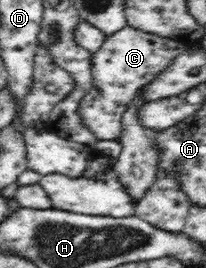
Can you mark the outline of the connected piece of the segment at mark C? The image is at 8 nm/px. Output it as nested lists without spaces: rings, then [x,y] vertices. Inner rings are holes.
[[[125,26],[104,38],[101,49],[91,56],[91,91],[79,103],[77,115],[97,140],[117,140],[122,135],[121,119],[133,97],[165,71],[177,55],[188,50],[186,42],[159,37]]]

